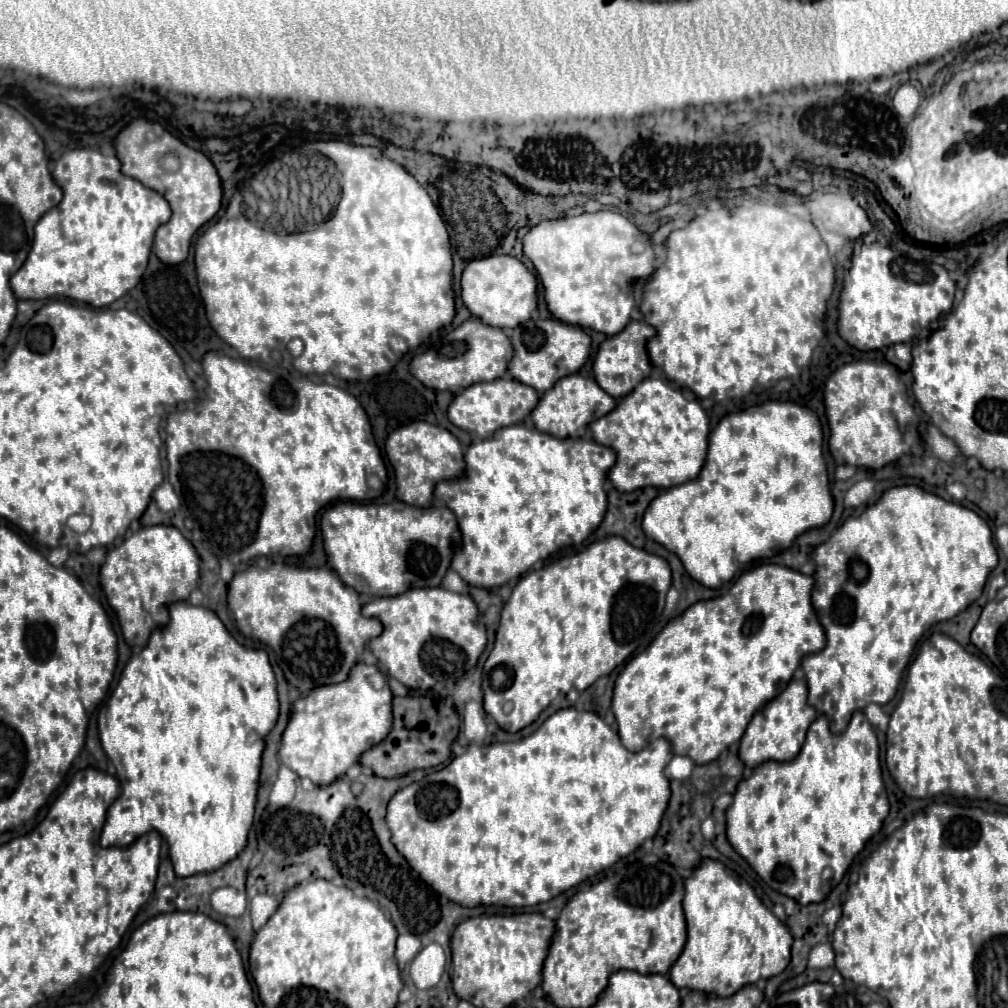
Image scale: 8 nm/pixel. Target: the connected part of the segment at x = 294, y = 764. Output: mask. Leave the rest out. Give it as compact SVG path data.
M358 662L352 666L348 680L340 684L326 684L324 688L312 688L312 692L300 696L292 704L292 714L282 734L280 762L290 770L294 770L300 778L308 778L314 784L330 784L340 774L344 774L352 764L358 764L358 758L362 756L364 750L382 742L392 728L392 692L388 684L384 684L382 688L372 686L370 676L378 672L380 672L378 666Z

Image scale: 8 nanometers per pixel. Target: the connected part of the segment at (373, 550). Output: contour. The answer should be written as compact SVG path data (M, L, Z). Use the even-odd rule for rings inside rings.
M338 502L320 520L324 552L336 574L360 594L398 596L410 588L440 586L454 544L460 540L456 516L448 508L418 508L404 502Z

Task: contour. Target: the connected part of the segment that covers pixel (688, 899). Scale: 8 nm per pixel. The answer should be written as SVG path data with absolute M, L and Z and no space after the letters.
M702 858L694 868L692 876L684 880L684 900L682 900L688 940L684 944L682 954L672 964L668 976L676 988L700 990L716 996L732 996L746 984L754 984L762 978L770 978L780 974L790 962L790 946L792 934L790 930L762 904L756 896L754 888L736 876L734 870L724 866L718 860Z

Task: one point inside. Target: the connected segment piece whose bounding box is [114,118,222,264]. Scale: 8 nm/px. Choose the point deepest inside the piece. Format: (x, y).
(194, 193)

